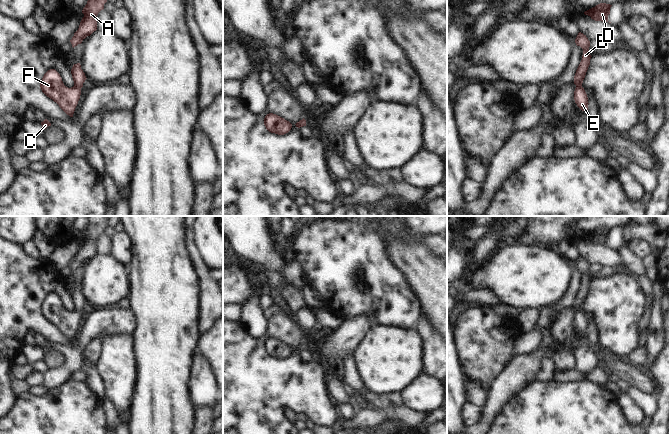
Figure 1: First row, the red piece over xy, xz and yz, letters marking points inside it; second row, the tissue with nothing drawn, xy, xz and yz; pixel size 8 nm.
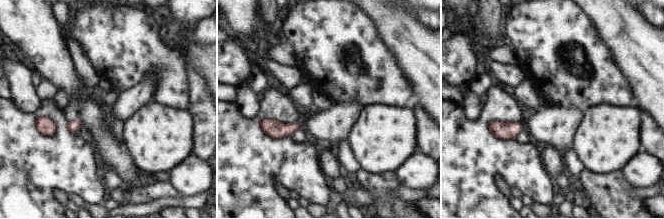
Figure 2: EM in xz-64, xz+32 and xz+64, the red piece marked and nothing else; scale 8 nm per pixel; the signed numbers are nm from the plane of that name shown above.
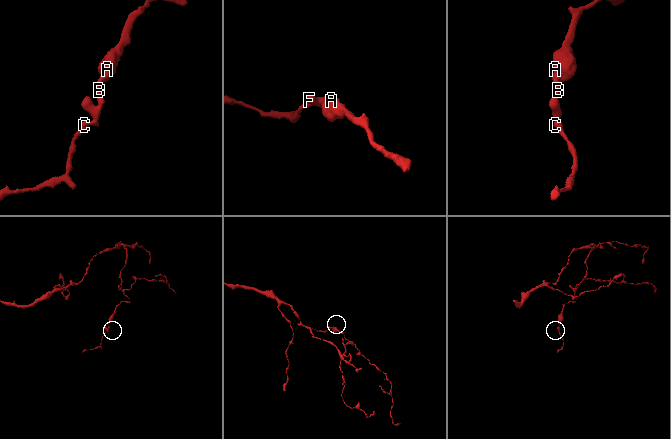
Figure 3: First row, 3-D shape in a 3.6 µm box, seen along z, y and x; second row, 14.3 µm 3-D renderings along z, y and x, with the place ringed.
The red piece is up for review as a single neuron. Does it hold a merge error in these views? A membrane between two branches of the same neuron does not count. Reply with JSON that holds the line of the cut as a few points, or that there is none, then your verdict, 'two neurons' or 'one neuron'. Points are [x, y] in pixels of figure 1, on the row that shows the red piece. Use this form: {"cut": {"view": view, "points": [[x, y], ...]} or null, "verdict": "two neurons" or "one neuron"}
{"cut": null, "verdict": "one neuron"}

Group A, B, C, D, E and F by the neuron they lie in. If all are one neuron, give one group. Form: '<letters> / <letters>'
A B C D E F

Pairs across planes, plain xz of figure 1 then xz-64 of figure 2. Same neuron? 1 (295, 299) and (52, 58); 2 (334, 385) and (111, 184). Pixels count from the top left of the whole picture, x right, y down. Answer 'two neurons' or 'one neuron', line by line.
1: two neurons
2: one neuron

